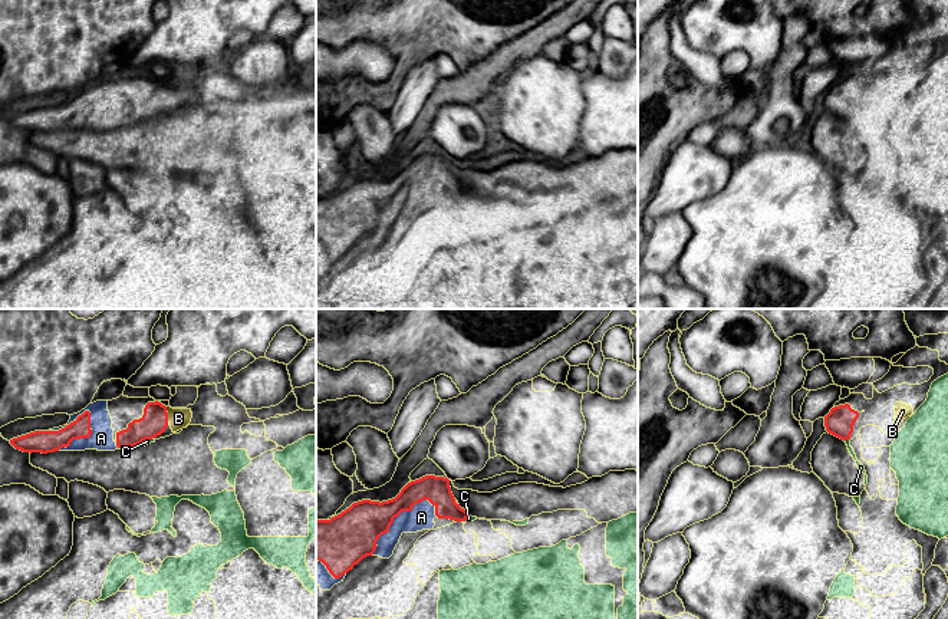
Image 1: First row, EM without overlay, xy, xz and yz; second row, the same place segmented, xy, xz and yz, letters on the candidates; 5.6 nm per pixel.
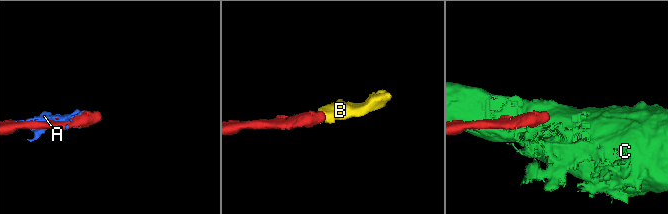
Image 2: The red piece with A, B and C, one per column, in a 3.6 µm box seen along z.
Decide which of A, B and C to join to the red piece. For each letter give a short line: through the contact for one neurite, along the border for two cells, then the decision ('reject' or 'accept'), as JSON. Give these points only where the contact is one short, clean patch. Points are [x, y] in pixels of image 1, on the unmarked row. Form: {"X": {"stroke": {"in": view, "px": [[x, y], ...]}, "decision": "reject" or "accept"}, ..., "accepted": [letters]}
{"A": {"decision": "accept"}, "B": {"stroke": {"in": "xy", "px": [[154, 99], [160, 94], [167, 92], [178, 96]]}, "decision": "accept"}, "C": {"stroke": {"in": "yz", "px": [[849, 117], [845, 119]]}, "decision": "reject"}, "accepted": ["A", "B"]}

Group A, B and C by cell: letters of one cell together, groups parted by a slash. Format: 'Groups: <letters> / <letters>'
Groups: A B / C

